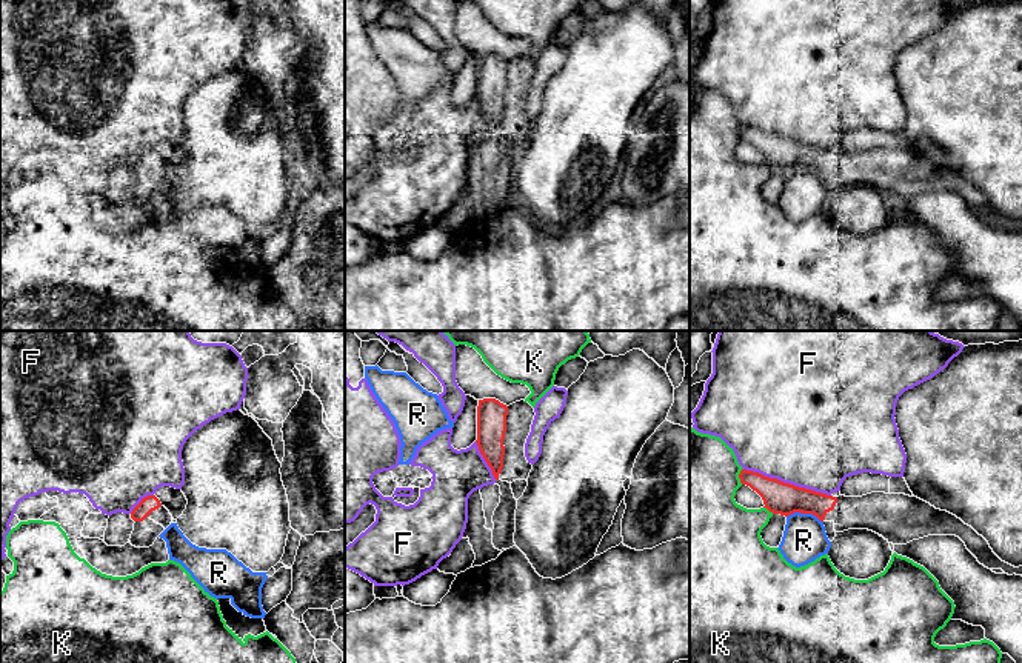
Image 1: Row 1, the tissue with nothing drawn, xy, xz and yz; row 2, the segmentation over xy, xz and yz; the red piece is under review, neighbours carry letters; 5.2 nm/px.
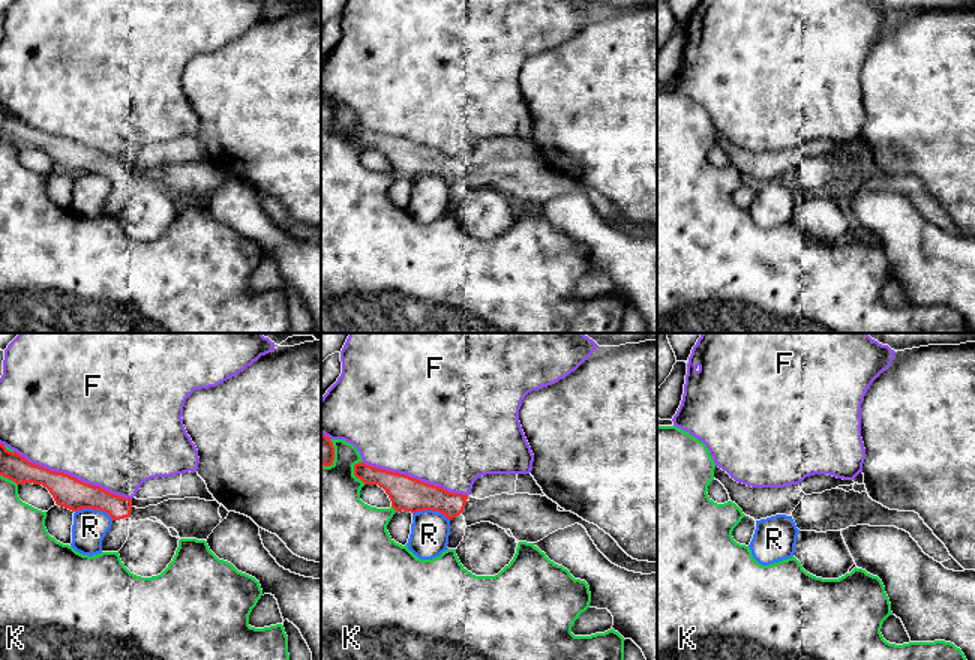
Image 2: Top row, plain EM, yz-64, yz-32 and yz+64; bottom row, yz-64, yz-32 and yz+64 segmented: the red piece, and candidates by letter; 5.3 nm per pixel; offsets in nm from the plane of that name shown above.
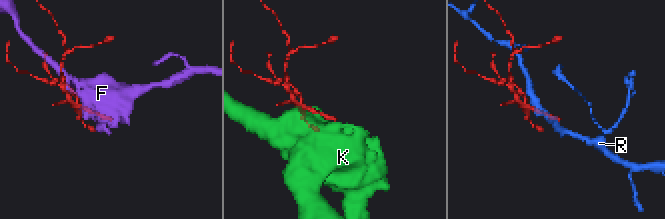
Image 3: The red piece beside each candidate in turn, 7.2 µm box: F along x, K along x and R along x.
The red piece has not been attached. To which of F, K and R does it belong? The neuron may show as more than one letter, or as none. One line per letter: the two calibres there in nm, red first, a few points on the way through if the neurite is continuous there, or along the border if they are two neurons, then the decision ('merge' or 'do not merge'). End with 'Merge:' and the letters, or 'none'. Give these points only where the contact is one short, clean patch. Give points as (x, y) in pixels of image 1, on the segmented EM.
F: 170/500 nm | do not merge
K: 170/480 nm | do not merge
R: 170/220 nm | along yz (787, 516), (810, 513), (822, 522) | do not merge
Merge: none

